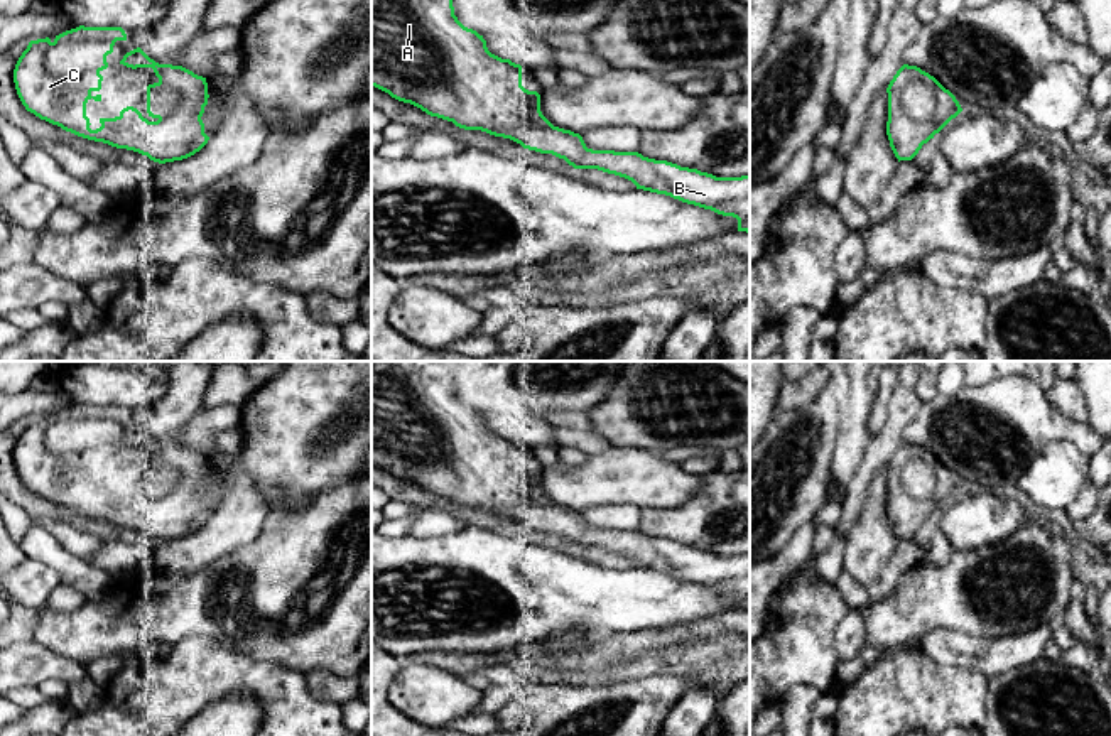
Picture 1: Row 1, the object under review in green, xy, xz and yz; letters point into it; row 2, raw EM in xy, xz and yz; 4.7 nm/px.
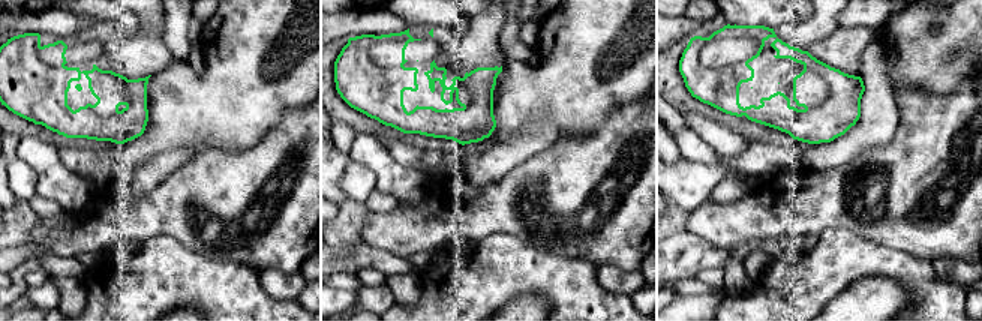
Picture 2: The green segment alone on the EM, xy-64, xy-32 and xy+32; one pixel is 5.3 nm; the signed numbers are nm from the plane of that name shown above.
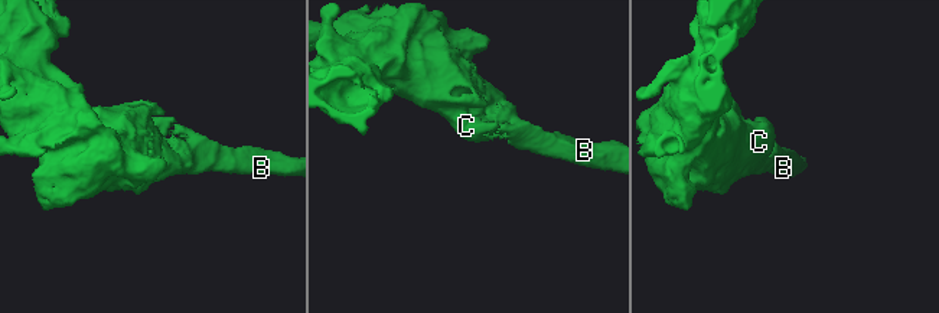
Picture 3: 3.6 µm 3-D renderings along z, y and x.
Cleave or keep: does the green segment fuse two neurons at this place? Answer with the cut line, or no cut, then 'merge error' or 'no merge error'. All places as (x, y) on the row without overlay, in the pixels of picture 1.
no cut; no merge error

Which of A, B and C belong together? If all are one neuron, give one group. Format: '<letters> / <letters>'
A B C

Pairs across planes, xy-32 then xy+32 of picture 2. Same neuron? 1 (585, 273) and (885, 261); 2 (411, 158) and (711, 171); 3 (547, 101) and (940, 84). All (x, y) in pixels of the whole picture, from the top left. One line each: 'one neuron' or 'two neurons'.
1: one neuron
2: two neurons
3: one neuron

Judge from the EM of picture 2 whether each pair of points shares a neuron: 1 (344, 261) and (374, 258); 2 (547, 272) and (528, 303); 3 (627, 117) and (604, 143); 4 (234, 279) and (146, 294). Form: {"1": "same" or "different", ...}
{"1": "same", "2": "different", "3": "same", "4": "same"}

